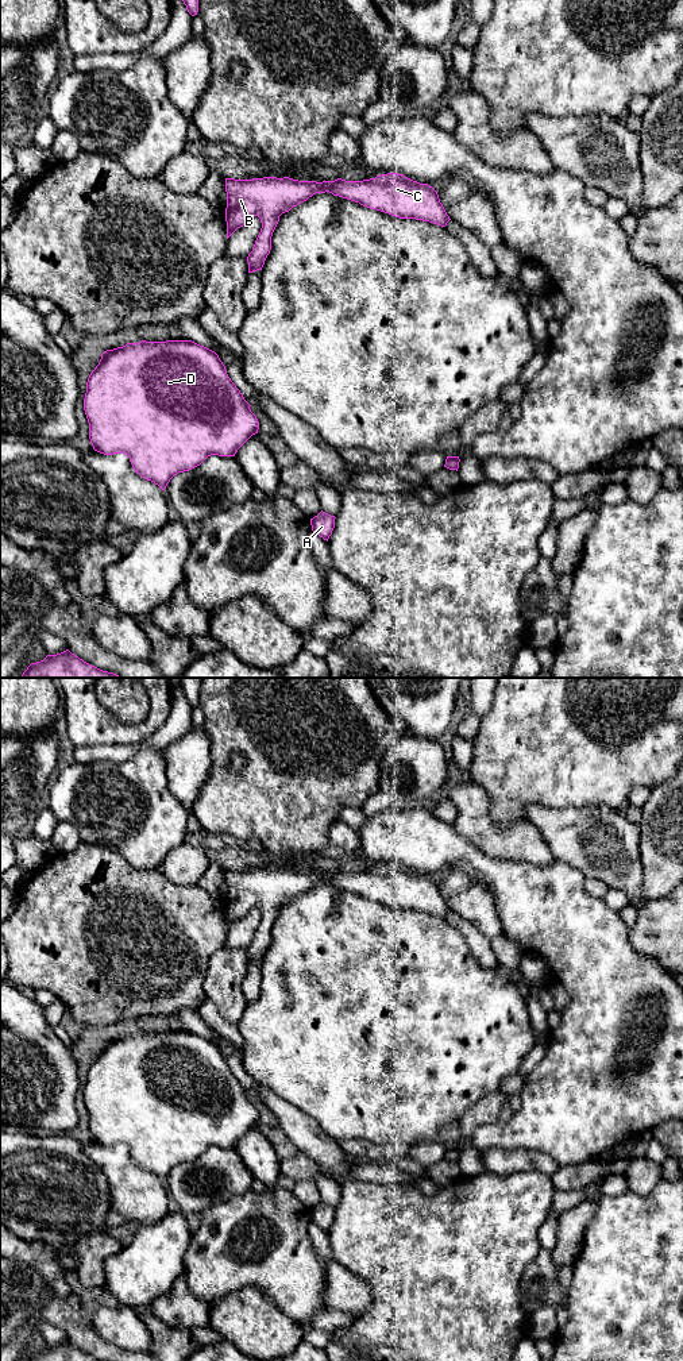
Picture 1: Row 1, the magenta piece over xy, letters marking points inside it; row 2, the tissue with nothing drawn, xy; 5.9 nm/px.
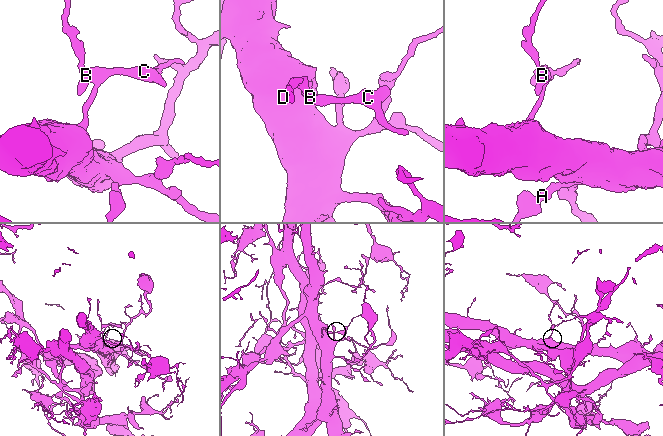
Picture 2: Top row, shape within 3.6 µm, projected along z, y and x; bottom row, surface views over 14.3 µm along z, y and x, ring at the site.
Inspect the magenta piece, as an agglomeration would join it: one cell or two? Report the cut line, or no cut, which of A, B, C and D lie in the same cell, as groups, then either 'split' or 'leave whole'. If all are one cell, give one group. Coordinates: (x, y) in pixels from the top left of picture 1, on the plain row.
no cut; A B C D; leave whole

